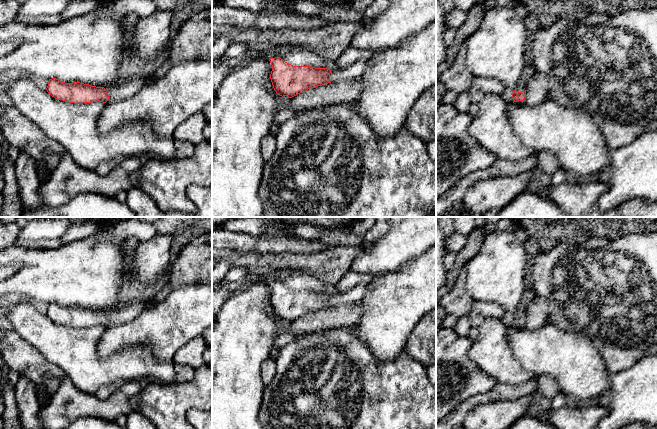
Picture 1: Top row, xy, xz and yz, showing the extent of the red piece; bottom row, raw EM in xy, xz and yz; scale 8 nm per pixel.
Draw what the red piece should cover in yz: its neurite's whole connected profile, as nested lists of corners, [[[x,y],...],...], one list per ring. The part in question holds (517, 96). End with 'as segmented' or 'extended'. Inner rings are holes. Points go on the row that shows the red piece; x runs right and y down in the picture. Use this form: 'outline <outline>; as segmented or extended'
outline [[[524,81],[518,84],[516,89],[513,90],[512,92],[513,92],[512,97],[515,102],[517,102],[518,104],[524,103],[524,100],[526,98],[526,85]]]; extended

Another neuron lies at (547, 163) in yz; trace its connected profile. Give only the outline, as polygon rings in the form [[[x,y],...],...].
[[[547,151],[537,152],[537,162],[535,168],[539,169],[544,176],[551,176],[556,171],[560,170],[557,158]]]

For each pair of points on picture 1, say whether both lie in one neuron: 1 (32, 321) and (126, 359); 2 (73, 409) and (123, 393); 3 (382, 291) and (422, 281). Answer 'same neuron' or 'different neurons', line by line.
1: same neuron
2: same neuron
3: same neuron

